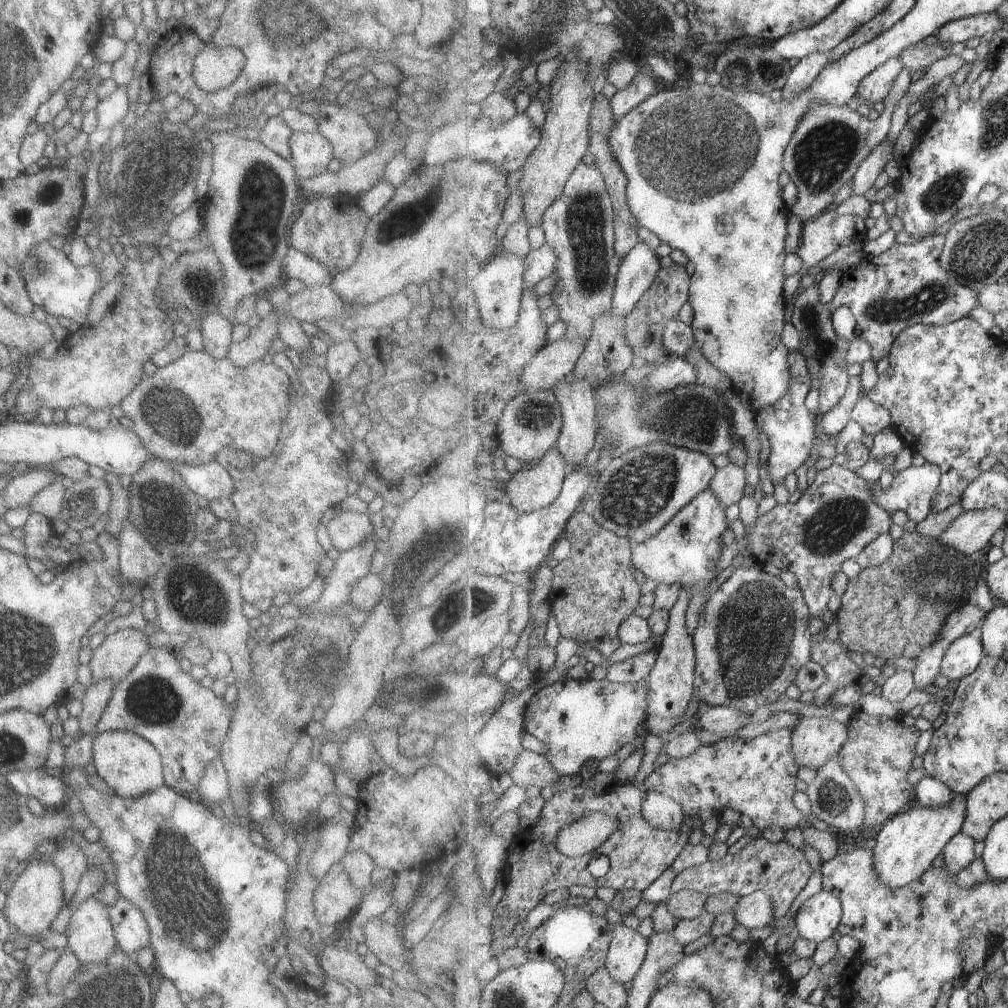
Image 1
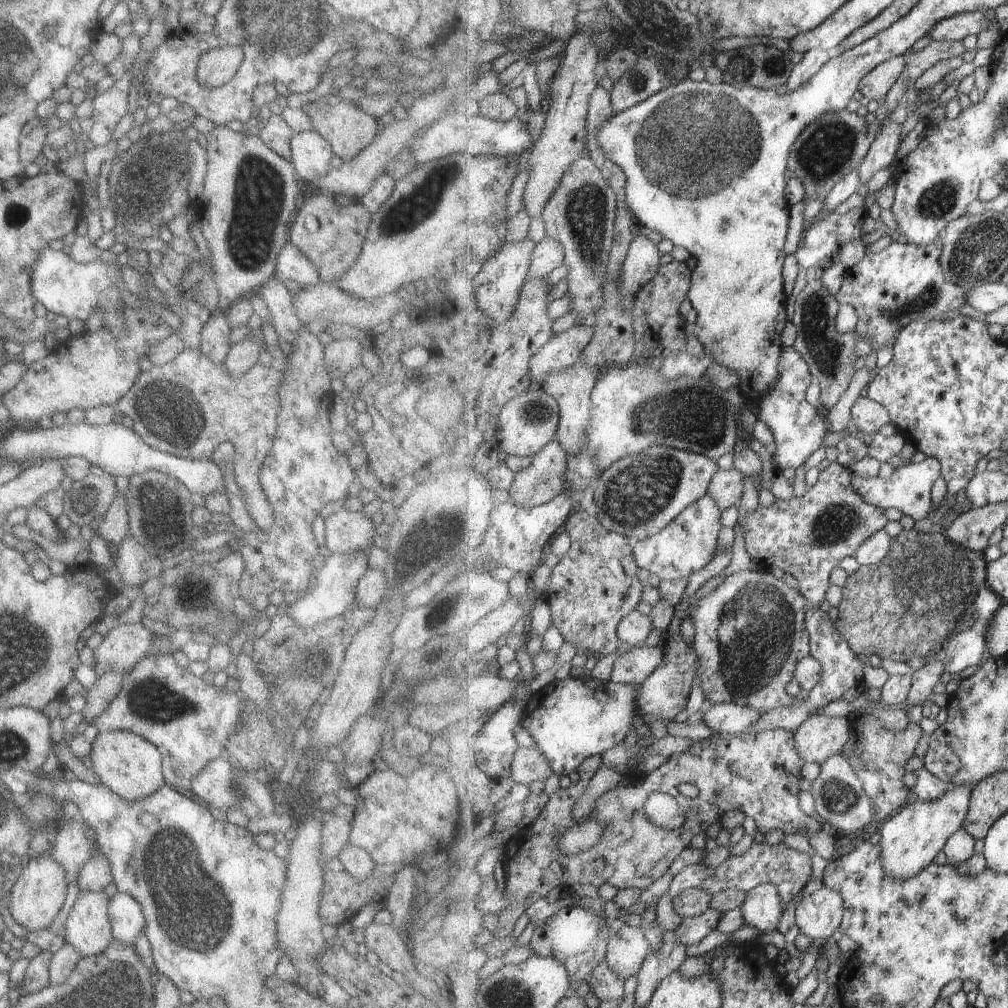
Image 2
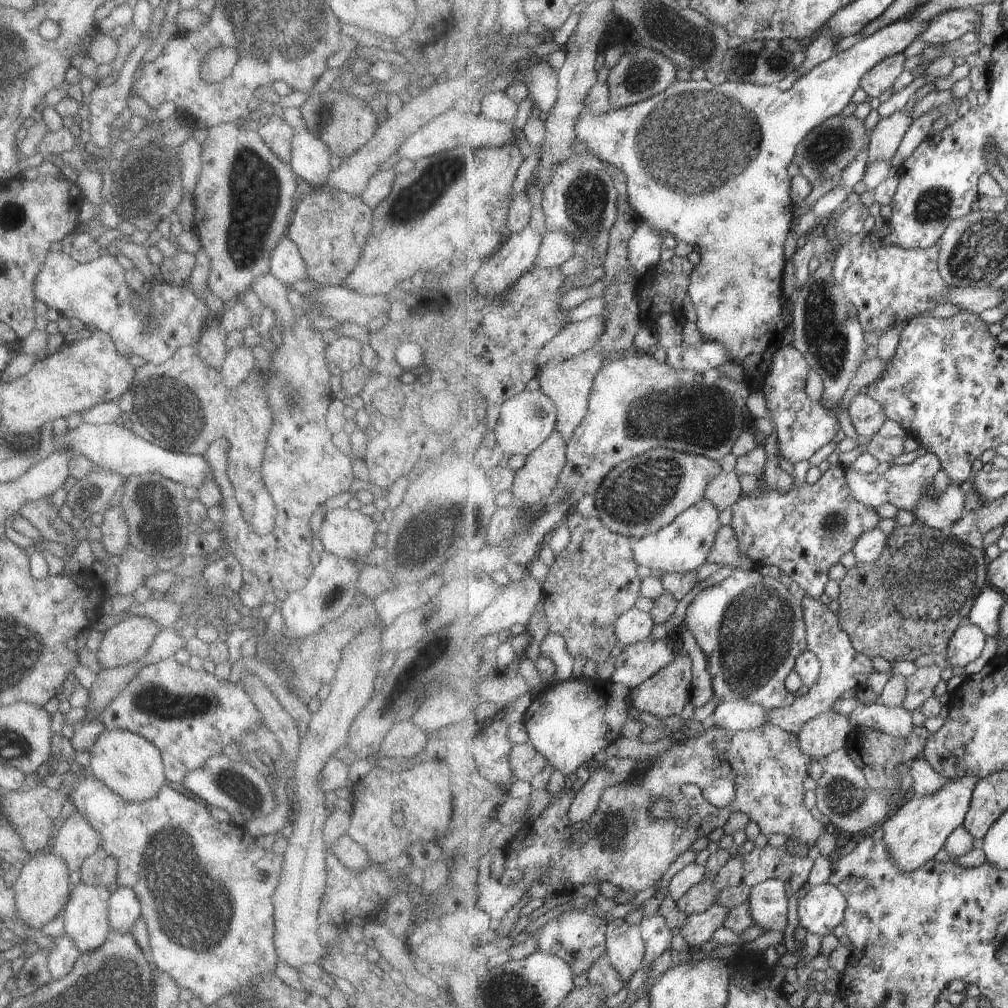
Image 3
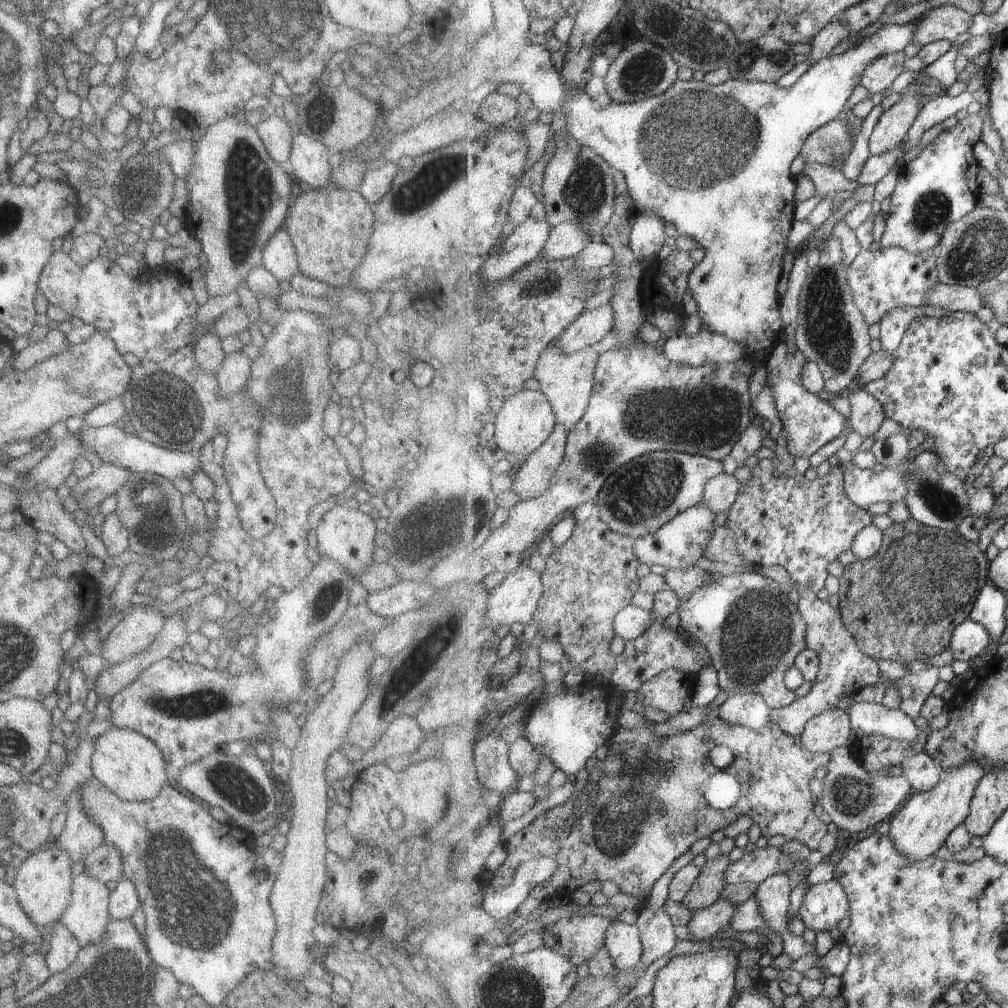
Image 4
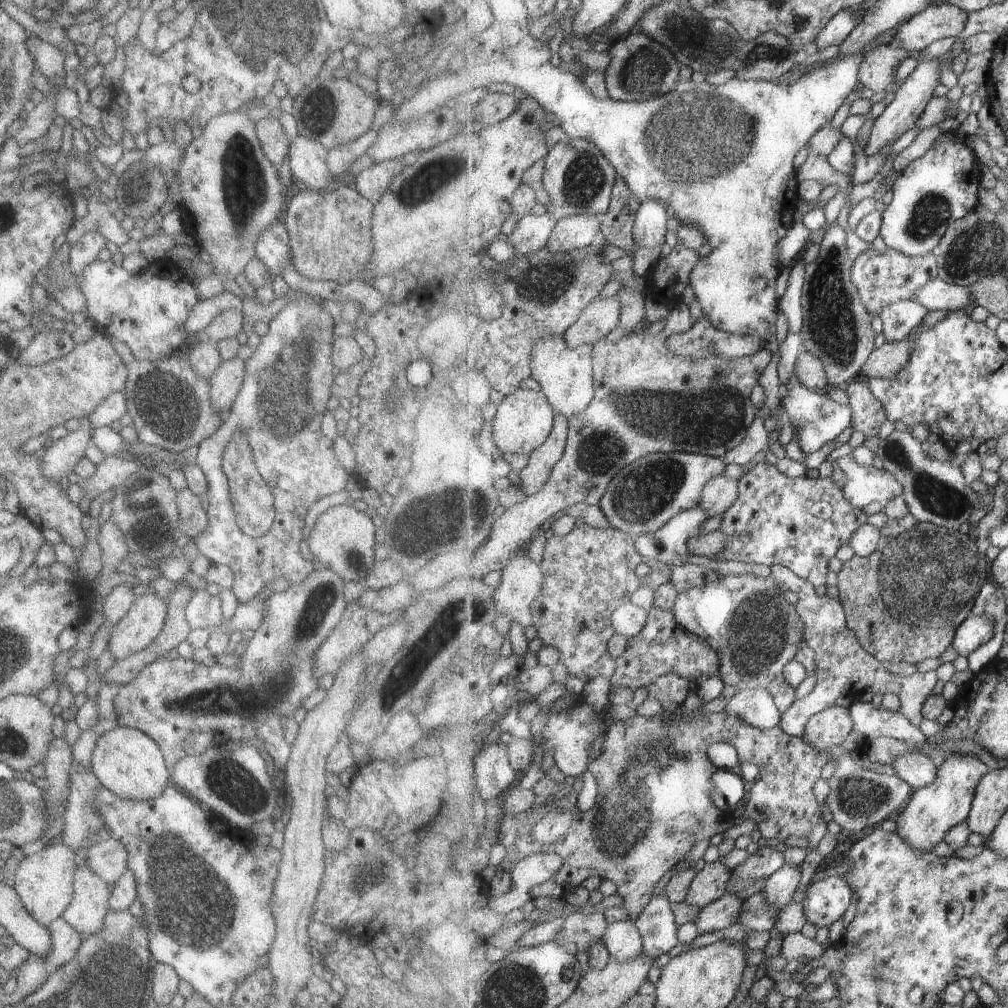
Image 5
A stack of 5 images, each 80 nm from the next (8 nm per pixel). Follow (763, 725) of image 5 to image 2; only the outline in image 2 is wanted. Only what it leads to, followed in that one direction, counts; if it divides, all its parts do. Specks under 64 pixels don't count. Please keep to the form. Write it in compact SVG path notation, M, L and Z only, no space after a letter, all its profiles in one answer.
M733 703L709 704L701 721L715 733L745 733L760 718L762 712Z

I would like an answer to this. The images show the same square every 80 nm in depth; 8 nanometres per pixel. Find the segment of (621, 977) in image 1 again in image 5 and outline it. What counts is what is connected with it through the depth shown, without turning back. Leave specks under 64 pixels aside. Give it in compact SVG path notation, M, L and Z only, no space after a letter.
M631 918L609 923L602 940L615 961L631 961L644 952L642 934Z

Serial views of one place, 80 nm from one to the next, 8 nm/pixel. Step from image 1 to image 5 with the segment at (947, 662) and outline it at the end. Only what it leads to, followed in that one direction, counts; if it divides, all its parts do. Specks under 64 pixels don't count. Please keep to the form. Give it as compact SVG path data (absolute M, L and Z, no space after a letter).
M971 614L956 630L956 637L952 646L958 656L966 658L971 652L975 652L975 650L987 644L993 636L995 636L993 619L988 616L977 617Z

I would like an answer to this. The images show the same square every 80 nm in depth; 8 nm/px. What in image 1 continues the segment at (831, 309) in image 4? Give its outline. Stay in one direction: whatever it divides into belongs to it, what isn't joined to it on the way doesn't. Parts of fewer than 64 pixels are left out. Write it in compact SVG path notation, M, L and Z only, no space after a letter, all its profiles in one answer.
M818 285L809 287L795 300L791 321L801 334L800 351L806 356L811 373L815 374L820 381L819 415L824 415L833 410L846 396L851 377L841 364L847 363L851 341L837 336L831 315L834 311L830 310L830 303L821 304L821 292L817 287Z

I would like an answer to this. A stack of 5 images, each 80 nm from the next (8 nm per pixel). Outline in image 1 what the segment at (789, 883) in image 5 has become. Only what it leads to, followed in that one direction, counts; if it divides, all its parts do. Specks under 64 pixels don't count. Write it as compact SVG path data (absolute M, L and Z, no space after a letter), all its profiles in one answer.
M755 891L744 896L735 905L734 913L737 922L748 930L768 926L774 918L774 900L763 891Z

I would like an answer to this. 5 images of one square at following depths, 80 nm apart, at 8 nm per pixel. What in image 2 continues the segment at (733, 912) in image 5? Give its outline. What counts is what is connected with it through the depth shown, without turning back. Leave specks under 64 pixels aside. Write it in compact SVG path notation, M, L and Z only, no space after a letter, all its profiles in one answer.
M707 909L707 912L696 917L685 917L681 926L674 932L675 938L689 945L701 942L710 932L717 930L722 912Z

